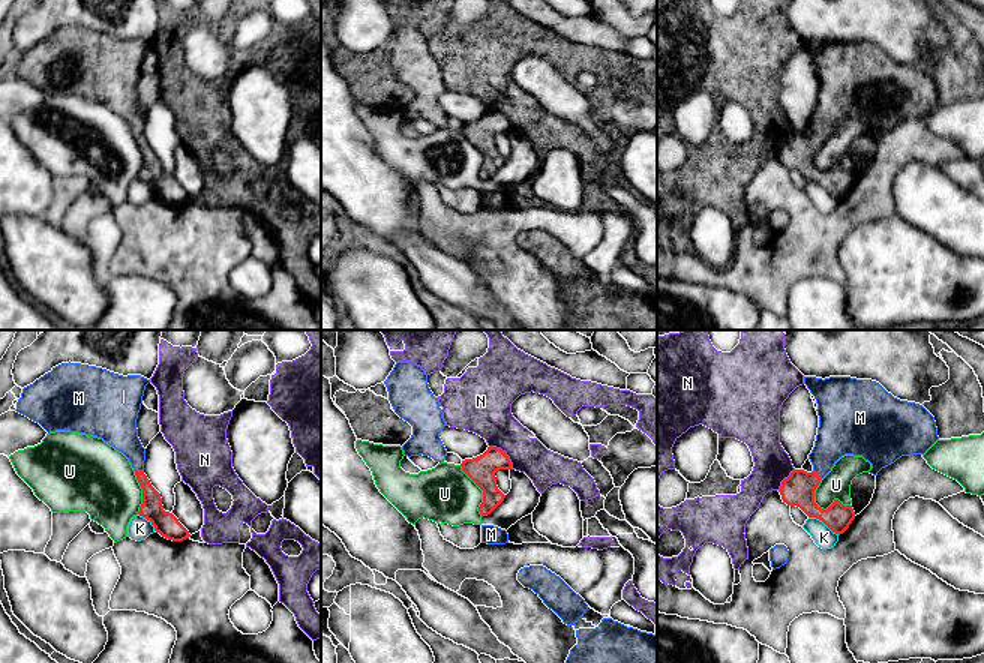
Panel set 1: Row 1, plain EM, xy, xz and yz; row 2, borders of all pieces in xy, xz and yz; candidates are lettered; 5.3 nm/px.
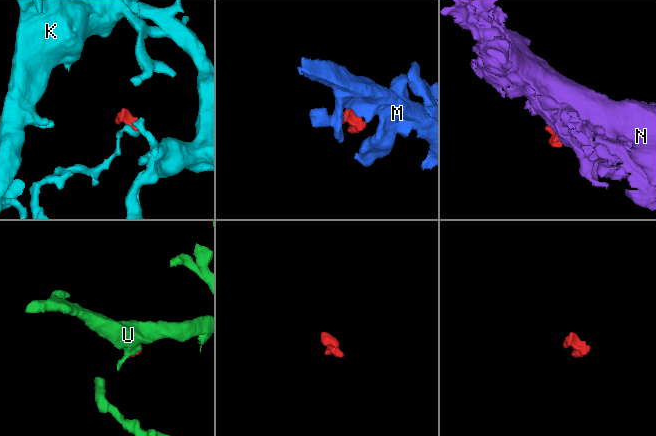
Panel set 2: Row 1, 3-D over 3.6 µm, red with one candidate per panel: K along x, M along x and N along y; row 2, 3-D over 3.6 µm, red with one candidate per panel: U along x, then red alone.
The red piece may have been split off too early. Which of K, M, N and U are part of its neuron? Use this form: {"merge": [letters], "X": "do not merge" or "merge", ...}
{"merge": ["M"], "K": "do not merge", "M": "merge", "N": "do not merge", "U": "do not merge"}

